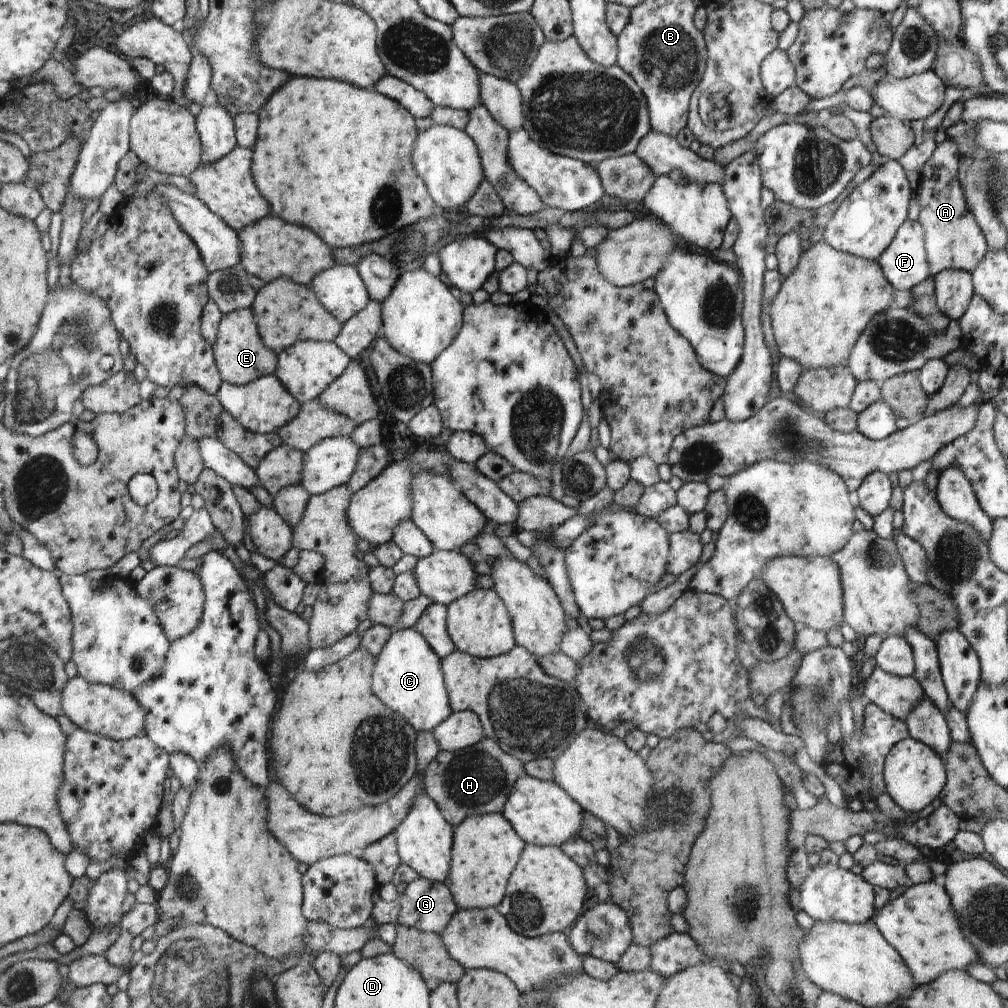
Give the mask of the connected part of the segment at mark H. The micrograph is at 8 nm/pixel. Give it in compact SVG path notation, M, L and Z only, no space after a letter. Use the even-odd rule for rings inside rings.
M483 738L479 746L462 751L440 751L423 775L423 790L436 803L446 822L454 828L468 816L501 813L520 776L526 774L524 764L502 750L501 744Z

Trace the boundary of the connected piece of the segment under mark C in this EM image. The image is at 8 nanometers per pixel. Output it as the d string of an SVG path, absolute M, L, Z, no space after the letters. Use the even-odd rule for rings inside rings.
M414 627L394 630L380 654L375 657L375 663L376 676L371 676L371 680L376 680L375 695L405 717L417 732L433 731L453 713L450 712L448 694L442 680L440 658L427 643L423 633Z

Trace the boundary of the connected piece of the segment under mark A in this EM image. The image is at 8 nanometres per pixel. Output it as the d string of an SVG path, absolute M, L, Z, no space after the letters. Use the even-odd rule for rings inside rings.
M946 139L935 146L932 156L922 168L922 178L917 190L920 200L918 222L924 231L924 244L932 275L948 269L971 273L986 258L988 244L982 226L967 204L962 182L959 180L960 152L958 145Z

